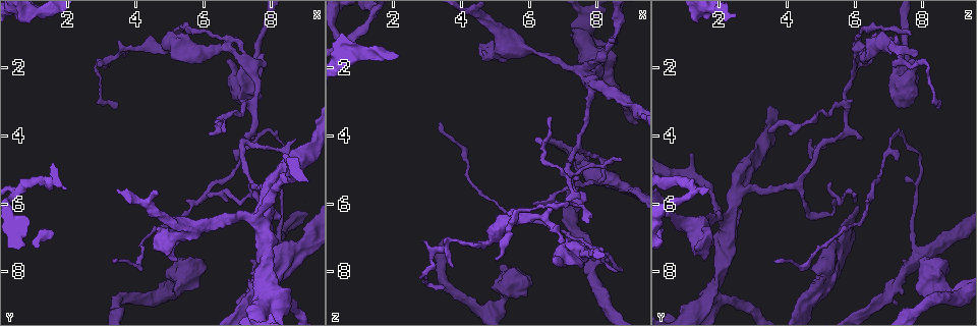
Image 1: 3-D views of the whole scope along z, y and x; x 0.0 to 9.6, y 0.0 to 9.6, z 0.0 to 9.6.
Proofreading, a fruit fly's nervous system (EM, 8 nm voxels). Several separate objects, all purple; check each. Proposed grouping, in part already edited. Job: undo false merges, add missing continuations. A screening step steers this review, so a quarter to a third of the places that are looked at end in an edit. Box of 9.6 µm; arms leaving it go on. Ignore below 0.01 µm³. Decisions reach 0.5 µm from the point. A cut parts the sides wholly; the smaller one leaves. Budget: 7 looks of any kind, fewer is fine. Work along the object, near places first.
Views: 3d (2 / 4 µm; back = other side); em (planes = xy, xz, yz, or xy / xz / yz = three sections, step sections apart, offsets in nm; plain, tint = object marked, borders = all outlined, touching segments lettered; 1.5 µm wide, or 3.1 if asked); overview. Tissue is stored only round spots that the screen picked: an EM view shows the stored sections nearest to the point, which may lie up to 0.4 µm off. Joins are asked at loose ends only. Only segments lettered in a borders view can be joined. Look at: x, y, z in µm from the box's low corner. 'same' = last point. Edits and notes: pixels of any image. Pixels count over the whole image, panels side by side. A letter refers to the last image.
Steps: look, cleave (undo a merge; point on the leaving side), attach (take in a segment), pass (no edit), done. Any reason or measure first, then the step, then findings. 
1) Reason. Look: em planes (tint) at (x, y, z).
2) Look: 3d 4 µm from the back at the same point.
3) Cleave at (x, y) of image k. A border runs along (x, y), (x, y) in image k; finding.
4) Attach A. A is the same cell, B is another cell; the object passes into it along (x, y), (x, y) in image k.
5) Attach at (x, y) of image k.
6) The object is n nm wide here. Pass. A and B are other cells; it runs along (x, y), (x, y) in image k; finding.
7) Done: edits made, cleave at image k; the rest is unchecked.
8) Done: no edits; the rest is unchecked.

Free end. Look: em planes (borders) at (5.05, 1.00, 7.65).

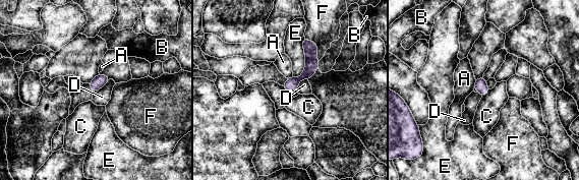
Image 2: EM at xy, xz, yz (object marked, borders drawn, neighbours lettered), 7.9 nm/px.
Pass. A, B, C, D, E and F are other cells; a border runs along (489, 90), (482, 97) in image 2; none of them fits.

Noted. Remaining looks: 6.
Thin end. Look: em planes (borders) at (7.05, 4.70, 7.30).

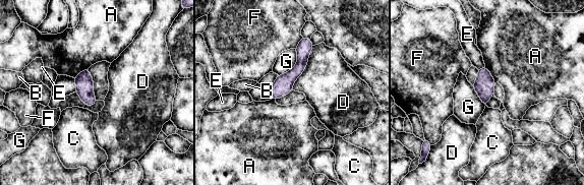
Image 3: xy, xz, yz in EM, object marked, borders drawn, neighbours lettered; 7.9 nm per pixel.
Pass. A, B, C, D, E, F and G are other cells; it runs along (303, 40), (302, 63), (275, 97) in image 3; no lettered segment goes on from it.

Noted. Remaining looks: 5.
End of a long branch. Look: 3d 2 µm at (3.35, 7.70, 3.65).

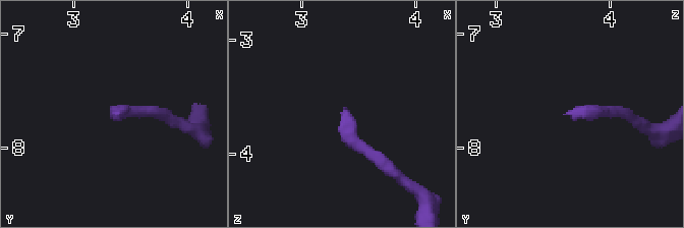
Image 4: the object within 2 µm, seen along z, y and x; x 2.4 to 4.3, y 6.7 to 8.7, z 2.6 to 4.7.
Now the EM. Look: em planes (borders) at (3.36, 7.70, 3.64).

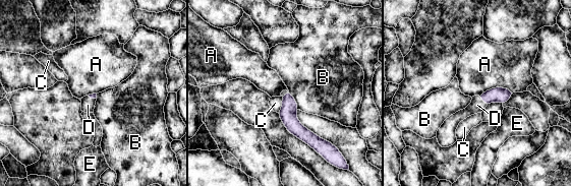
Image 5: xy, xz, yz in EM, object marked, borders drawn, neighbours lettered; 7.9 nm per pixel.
Attach D. D is the same cell, A, B, C and E are other cells; the object passes into it along (500, 95), (482, 100), (477, 105) in image 5; the cell continues.

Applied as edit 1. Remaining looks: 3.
Done: edits made, attach at image 5; the rest is unchecked.

